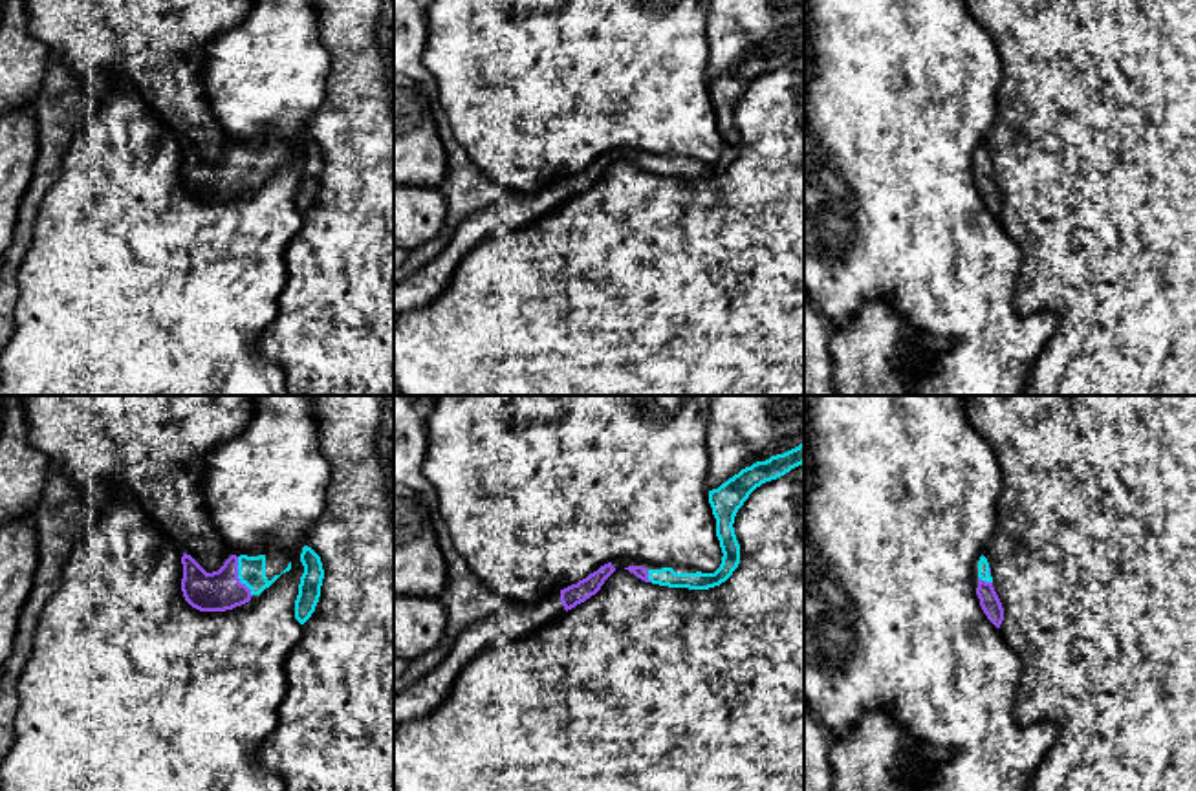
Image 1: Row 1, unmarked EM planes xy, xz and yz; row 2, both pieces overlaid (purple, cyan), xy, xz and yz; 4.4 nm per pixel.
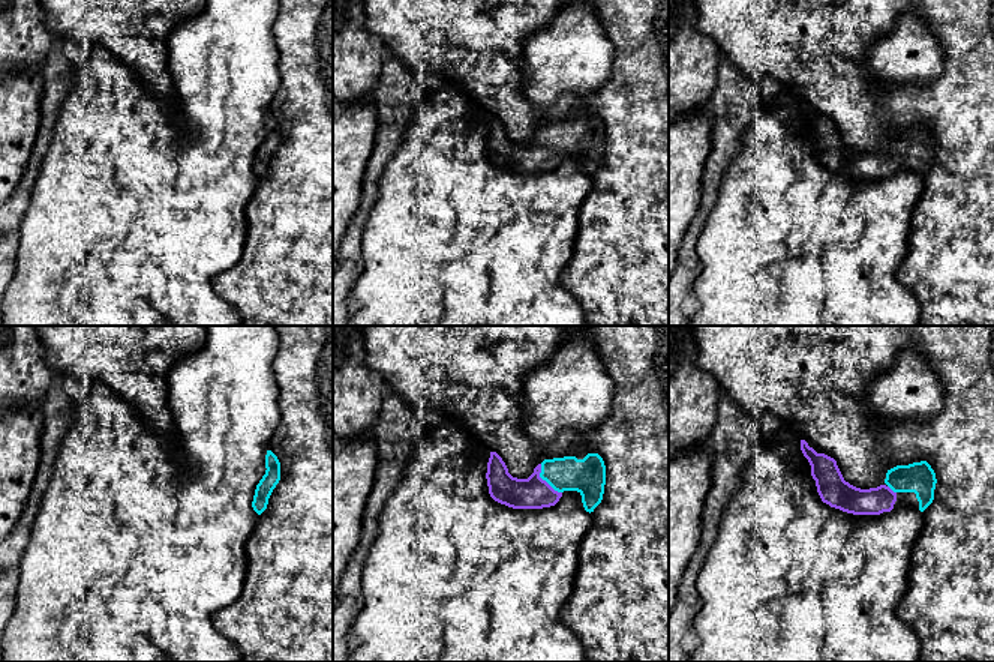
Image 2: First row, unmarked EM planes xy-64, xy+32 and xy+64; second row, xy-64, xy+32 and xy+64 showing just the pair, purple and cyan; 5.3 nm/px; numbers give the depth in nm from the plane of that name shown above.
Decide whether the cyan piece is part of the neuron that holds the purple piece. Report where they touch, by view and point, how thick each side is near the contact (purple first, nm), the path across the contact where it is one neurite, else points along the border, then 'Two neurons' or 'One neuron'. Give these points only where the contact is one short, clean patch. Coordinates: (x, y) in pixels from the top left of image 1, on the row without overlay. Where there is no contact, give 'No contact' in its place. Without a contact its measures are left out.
Touches purple at xy (237, 167). Thickness 180 nm (purple) against 130 nm. Path across: xy (220, 180), (237, 167), (251, 160). One neuron

